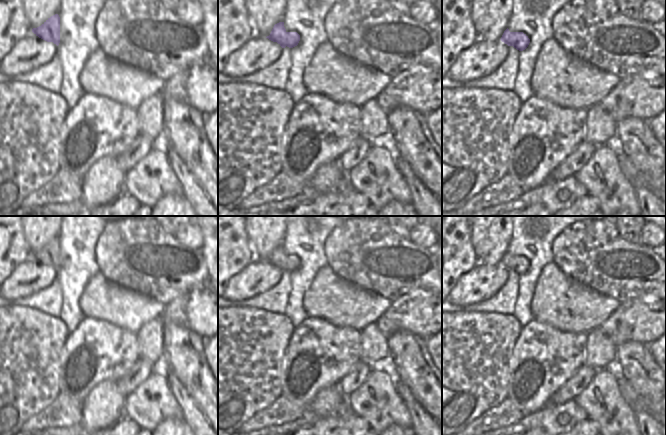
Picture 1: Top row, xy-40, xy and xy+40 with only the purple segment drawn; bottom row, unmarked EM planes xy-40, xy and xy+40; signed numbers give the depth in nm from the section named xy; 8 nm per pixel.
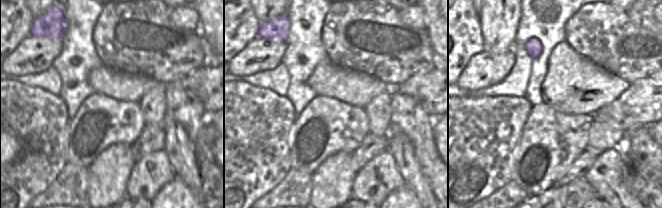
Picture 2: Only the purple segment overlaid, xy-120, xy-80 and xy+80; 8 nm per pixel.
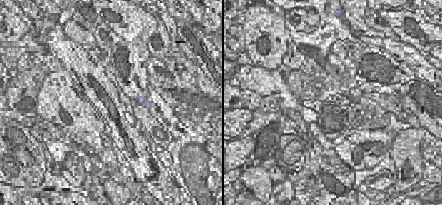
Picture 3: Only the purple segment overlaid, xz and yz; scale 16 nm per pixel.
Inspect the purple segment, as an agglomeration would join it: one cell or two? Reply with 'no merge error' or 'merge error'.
no merge error

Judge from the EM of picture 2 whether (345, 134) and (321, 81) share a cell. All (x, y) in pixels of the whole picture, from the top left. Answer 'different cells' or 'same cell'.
different cells

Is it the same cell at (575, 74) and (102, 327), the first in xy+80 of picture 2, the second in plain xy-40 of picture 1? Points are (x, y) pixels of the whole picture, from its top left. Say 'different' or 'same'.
different

